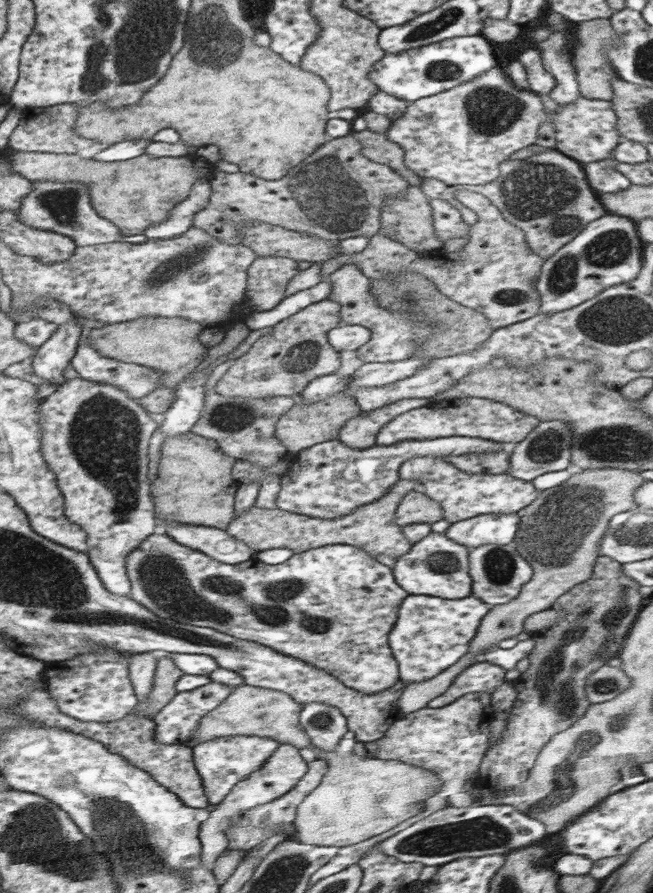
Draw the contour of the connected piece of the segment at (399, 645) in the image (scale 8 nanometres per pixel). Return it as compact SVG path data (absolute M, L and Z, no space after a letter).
M409 594L399 606L398 620L389 634L392 654L400 665L400 681L406 681L406 684L421 683L460 662L468 654L471 642L490 610L491 604L475 596L454 600Z

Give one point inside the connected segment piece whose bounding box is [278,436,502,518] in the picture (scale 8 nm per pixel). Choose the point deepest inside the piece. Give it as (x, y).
(332, 478)

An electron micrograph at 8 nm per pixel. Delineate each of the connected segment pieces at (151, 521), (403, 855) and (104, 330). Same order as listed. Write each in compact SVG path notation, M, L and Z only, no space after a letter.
M82 376L70 379L59 387L42 406L45 458L61 481L66 496L66 512L70 519L81 524L88 532L91 545L89 555L97 565L106 588L120 596L131 596L133 578L129 574L130 554L156 534L160 523L157 503L152 499L152 481L149 476L149 453L153 437L160 426L150 416L149 410L144 409L139 400L130 397L122 387L86 380Z
M442 804L442 809L418 820L406 829L374 844L388 856L424 866L442 866L461 858L486 855L506 855L510 851L536 845L548 839L548 829L543 821L516 810L510 804L478 804L455 807Z
M150 315L122 323L108 323L101 328L87 331L85 338L104 356L164 372L167 376L162 387L176 388L208 356L210 350L200 340L206 328L202 323L182 316L168 318Z

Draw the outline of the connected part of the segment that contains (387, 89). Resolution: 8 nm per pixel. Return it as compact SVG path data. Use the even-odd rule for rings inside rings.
M482 35L458 36L399 54L386 54L372 68L372 79L382 92L394 95L400 100L414 102L427 96L440 95L441 92L449 91L460 83L479 78L486 74L486 71L493 70L494 64L496 56L487 38L482 38Z

